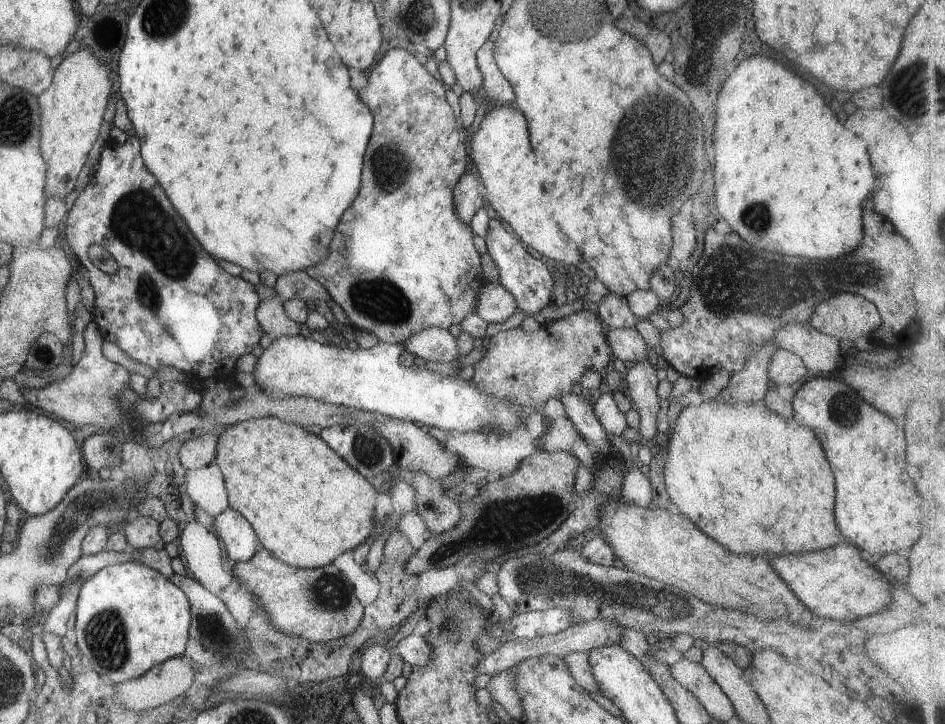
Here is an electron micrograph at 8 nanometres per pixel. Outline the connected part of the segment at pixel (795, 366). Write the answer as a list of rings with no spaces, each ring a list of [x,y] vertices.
[[[776,349],[773,352],[767,373],[772,386],[792,386],[795,382],[804,381],[811,376],[804,361],[786,349]]]

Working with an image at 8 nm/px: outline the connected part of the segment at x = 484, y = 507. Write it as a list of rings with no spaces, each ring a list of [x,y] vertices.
[[[538,451],[521,461],[519,468],[511,475],[497,482],[484,483],[481,492],[470,501],[459,506],[461,518],[454,529],[444,533],[432,533],[422,547],[405,562],[408,575],[419,576],[430,570],[449,565],[459,566],[465,556],[479,558],[482,563],[495,561],[497,557],[514,550],[539,544],[553,534],[570,515],[574,502],[574,487],[579,461],[570,451]]]

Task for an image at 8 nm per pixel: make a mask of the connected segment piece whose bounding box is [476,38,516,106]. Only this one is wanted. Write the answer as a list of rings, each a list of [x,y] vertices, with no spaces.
[[[491,38],[482,44],[476,54],[478,69],[483,78],[482,95],[491,102],[492,106],[510,105],[515,102],[516,94],[496,65],[494,48],[495,42]]]

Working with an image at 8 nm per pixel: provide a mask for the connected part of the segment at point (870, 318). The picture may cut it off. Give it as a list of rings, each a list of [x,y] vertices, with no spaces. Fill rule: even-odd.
[[[838,293],[817,304],[808,323],[816,330],[836,337],[838,340],[848,338],[855,341],[856,338],[868,336],[870,332],[876,330],[880,326],[881,316],[876,305],[862,295]]]

